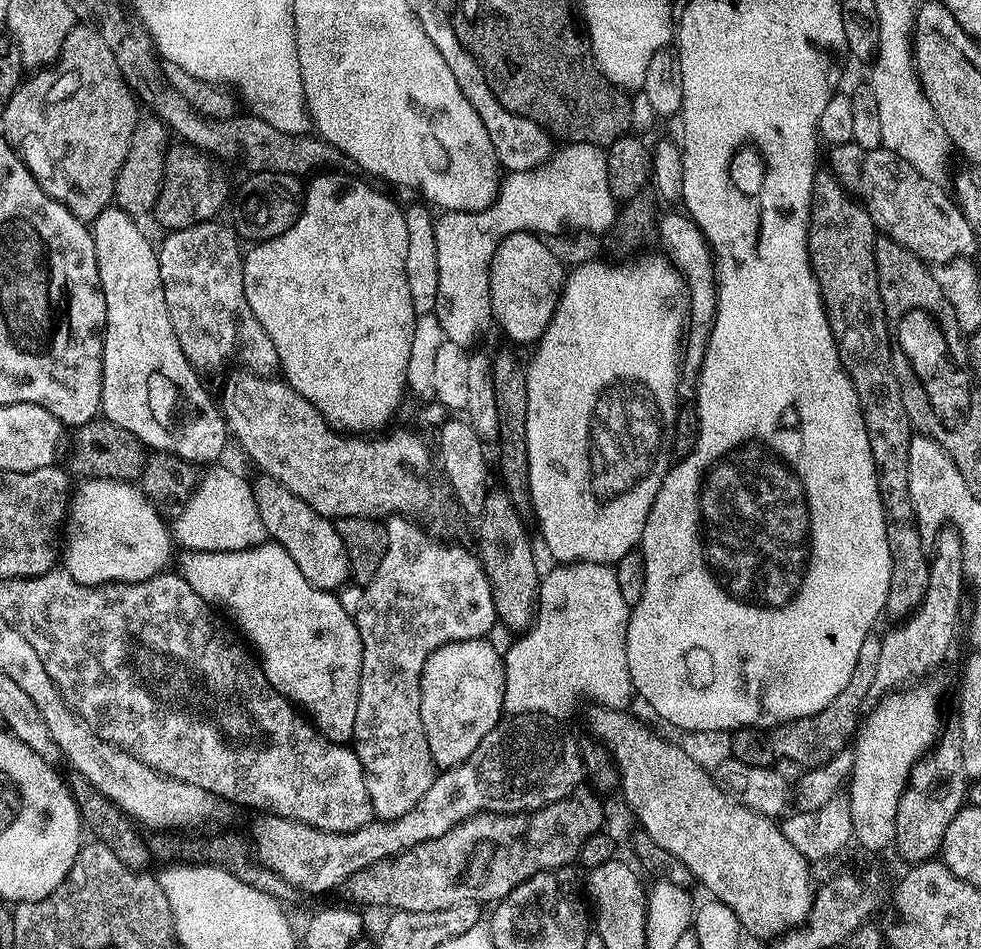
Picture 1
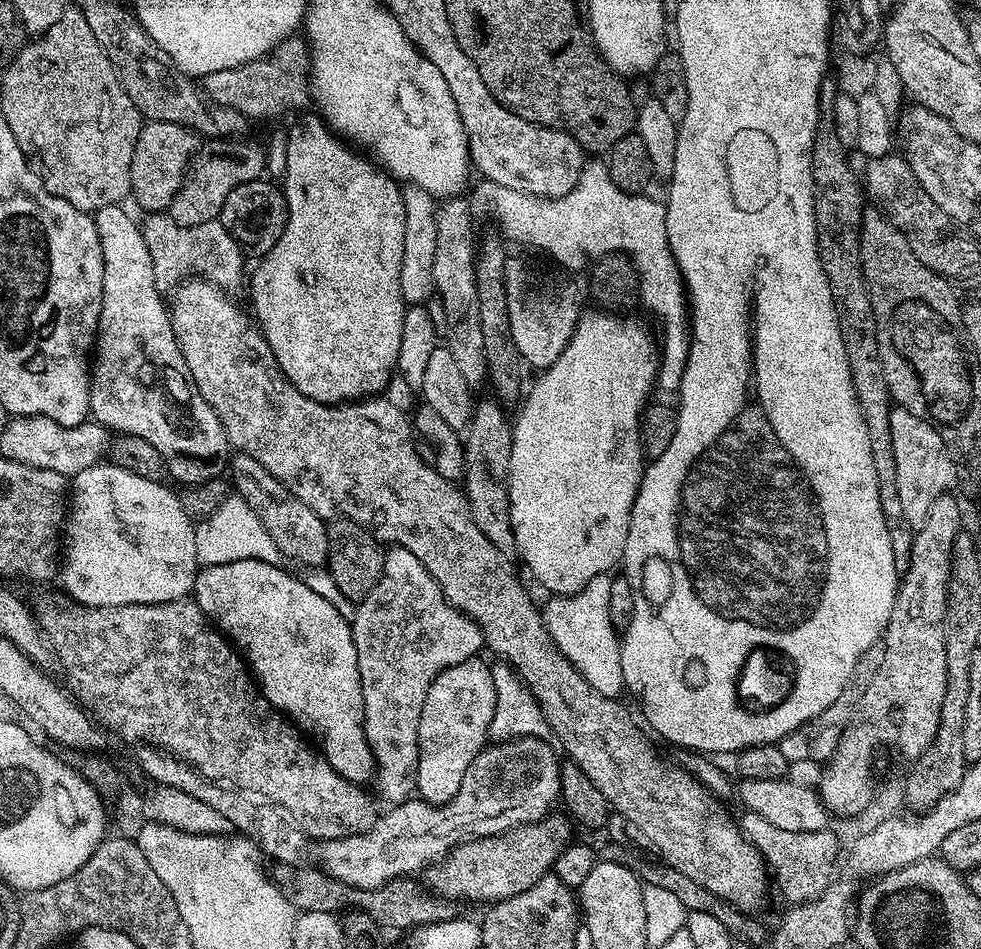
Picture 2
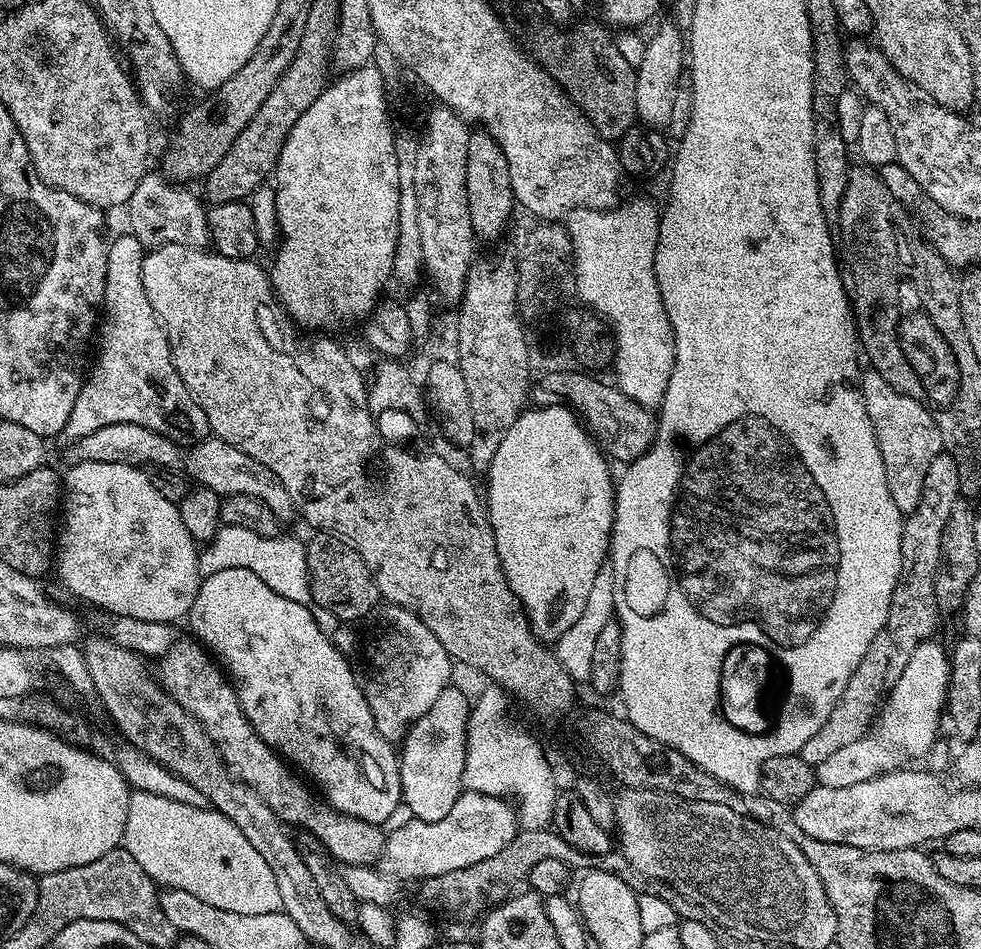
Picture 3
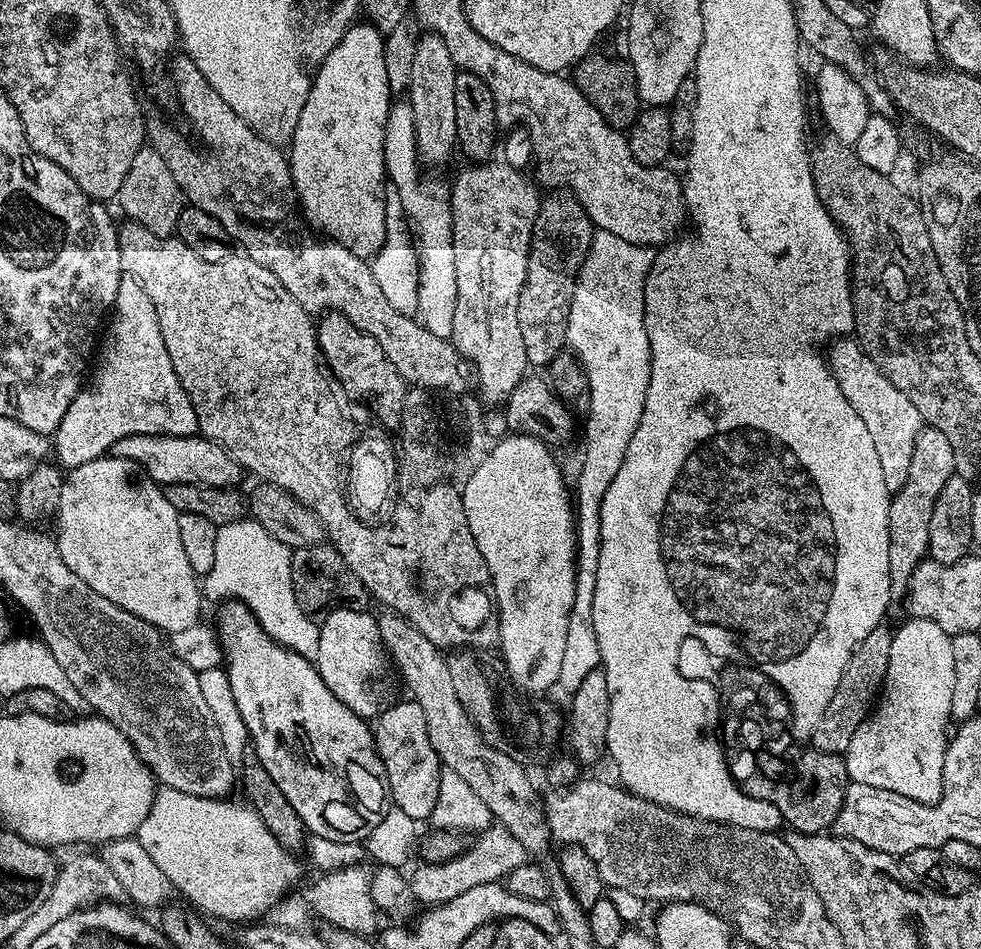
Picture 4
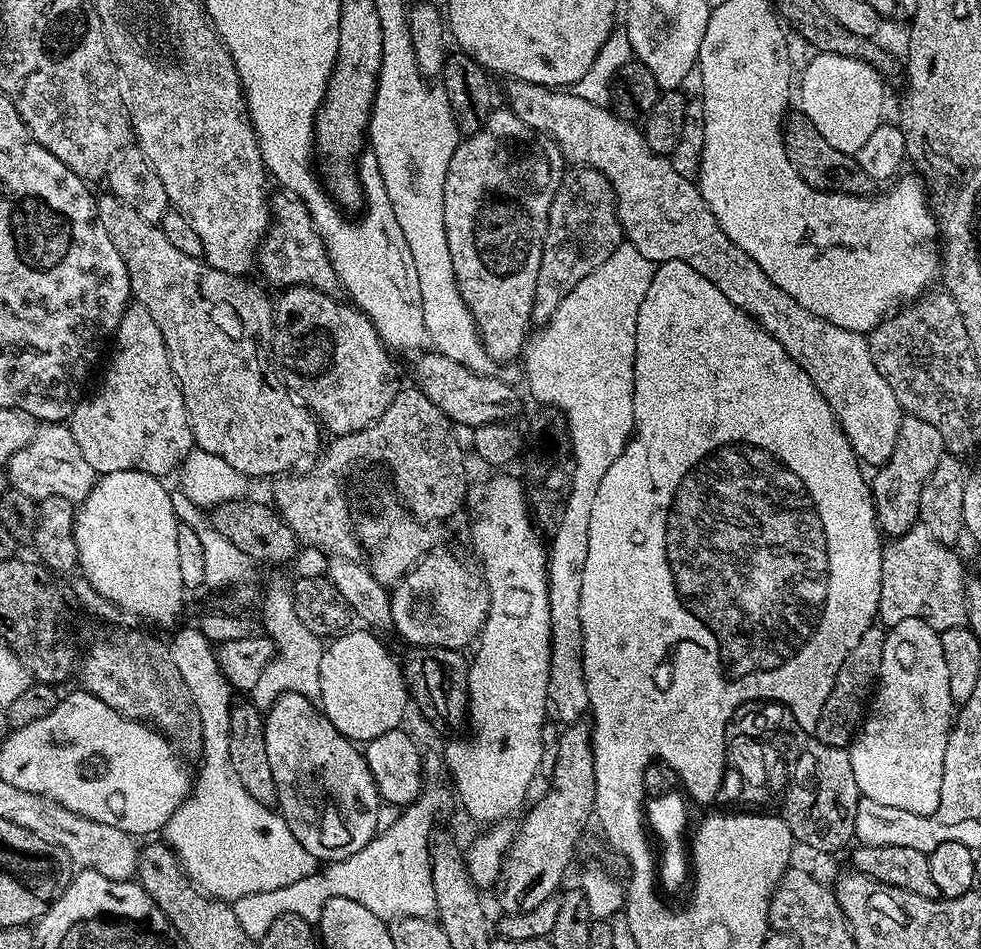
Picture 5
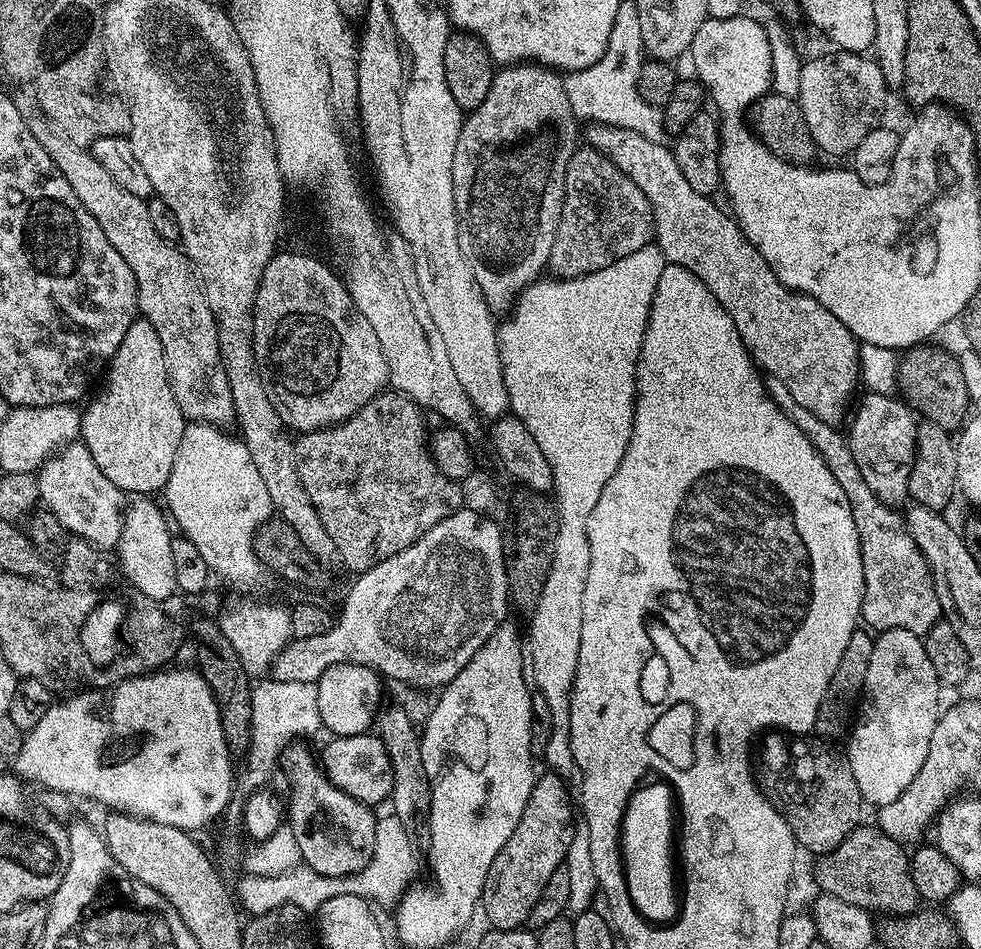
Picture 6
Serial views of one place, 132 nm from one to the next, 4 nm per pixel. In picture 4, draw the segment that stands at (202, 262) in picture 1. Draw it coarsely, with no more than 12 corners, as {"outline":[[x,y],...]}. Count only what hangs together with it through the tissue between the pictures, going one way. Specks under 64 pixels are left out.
{"outline":[[134,154],[118,197],[133,224],[171,236],[186,207],[162,154]]}

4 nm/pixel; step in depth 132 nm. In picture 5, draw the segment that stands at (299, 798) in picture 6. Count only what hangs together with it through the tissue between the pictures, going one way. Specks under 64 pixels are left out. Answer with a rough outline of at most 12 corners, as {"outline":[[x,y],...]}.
{"outline":[[309,697],[267,708],[276,804],[317,862],[382,809],[361,749]]}

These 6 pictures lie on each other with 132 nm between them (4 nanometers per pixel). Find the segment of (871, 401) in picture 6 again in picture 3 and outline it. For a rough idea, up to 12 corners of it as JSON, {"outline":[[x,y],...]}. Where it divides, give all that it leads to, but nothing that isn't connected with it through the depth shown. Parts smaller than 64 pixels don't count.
{"outline":[[930,462],[904,516],[886,631],[909,654],[937,634],[942,530],[961,499],[958,466]]}

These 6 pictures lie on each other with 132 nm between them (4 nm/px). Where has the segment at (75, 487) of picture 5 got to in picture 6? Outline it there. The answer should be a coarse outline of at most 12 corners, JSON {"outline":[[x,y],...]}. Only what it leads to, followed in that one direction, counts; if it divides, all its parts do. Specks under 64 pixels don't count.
{"outline":[[84,443],[38,469],[43,507],[94,547],[120,543],[126,499]]}

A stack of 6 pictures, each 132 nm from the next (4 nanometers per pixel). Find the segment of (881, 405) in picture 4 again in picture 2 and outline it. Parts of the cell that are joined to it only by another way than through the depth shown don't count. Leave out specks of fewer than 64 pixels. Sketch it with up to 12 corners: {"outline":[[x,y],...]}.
{"outline":[[893,407],[904,523],[926,522],[957,487],[956,463],[930,422]]}

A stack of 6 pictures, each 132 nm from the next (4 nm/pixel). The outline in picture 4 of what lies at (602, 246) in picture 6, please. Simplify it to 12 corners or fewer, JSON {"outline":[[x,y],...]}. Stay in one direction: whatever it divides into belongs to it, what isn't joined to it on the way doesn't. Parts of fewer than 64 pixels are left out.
{"outline":[[571,194],[534,218],[518,326],[536,370],[566,348],[594,225]]}

